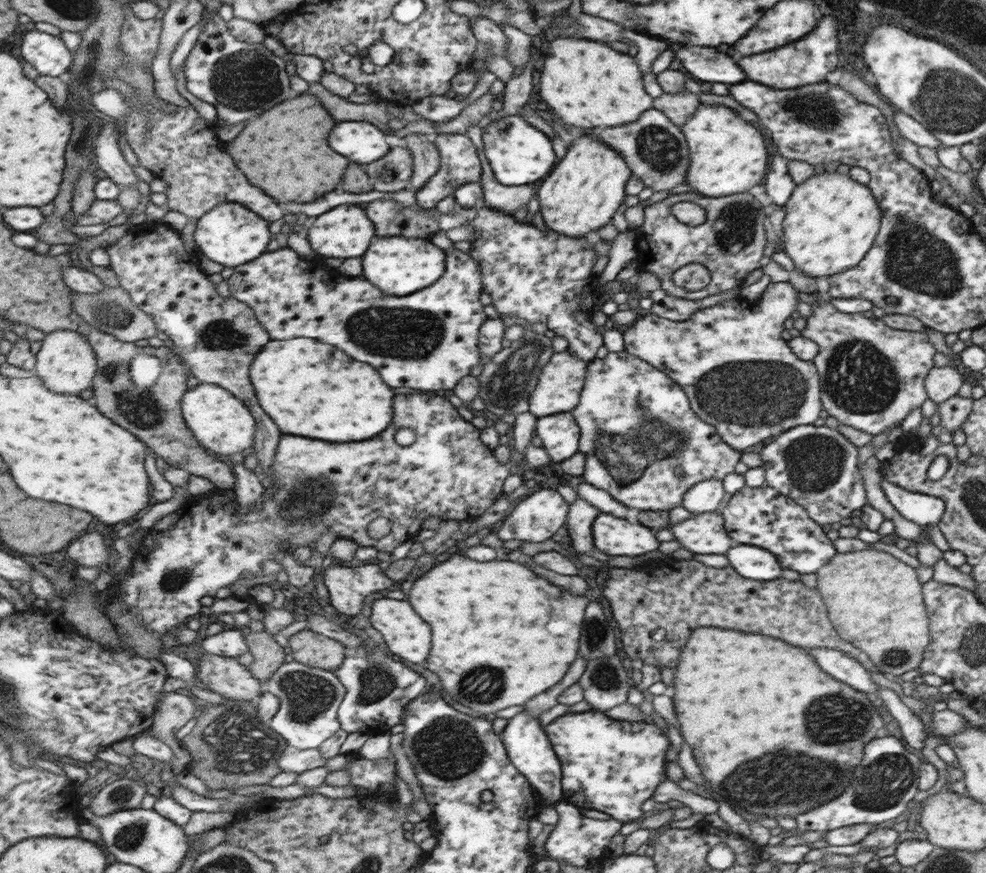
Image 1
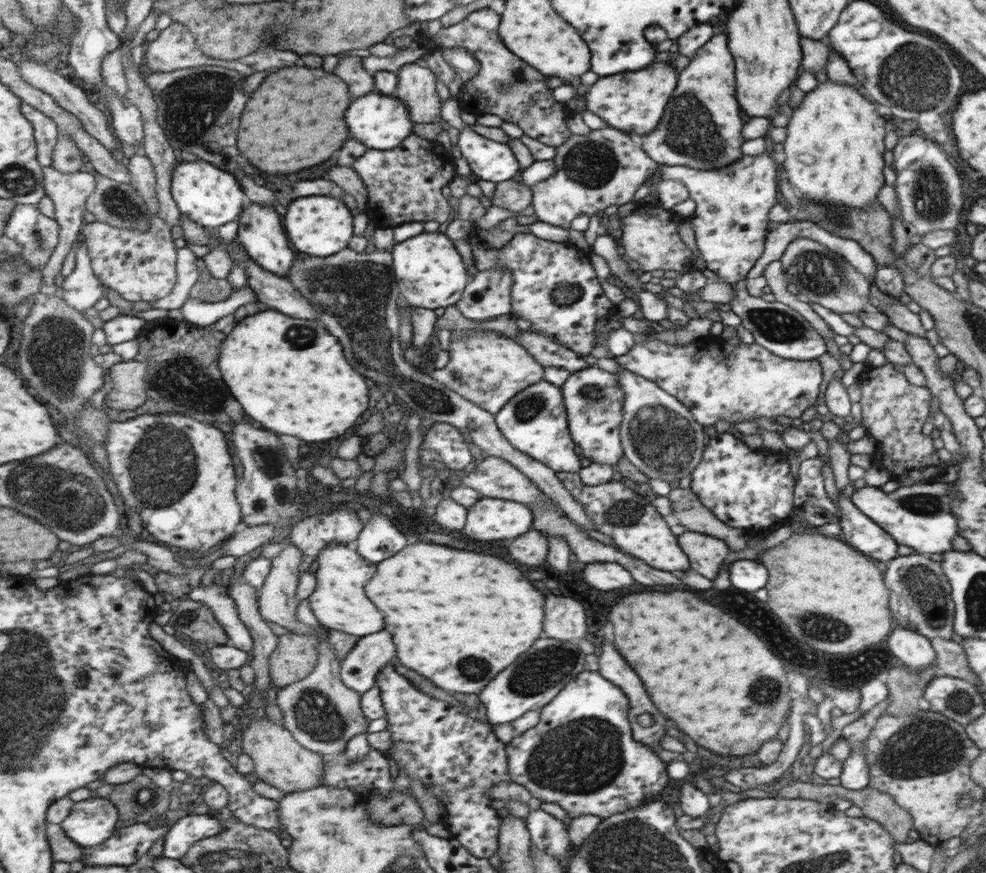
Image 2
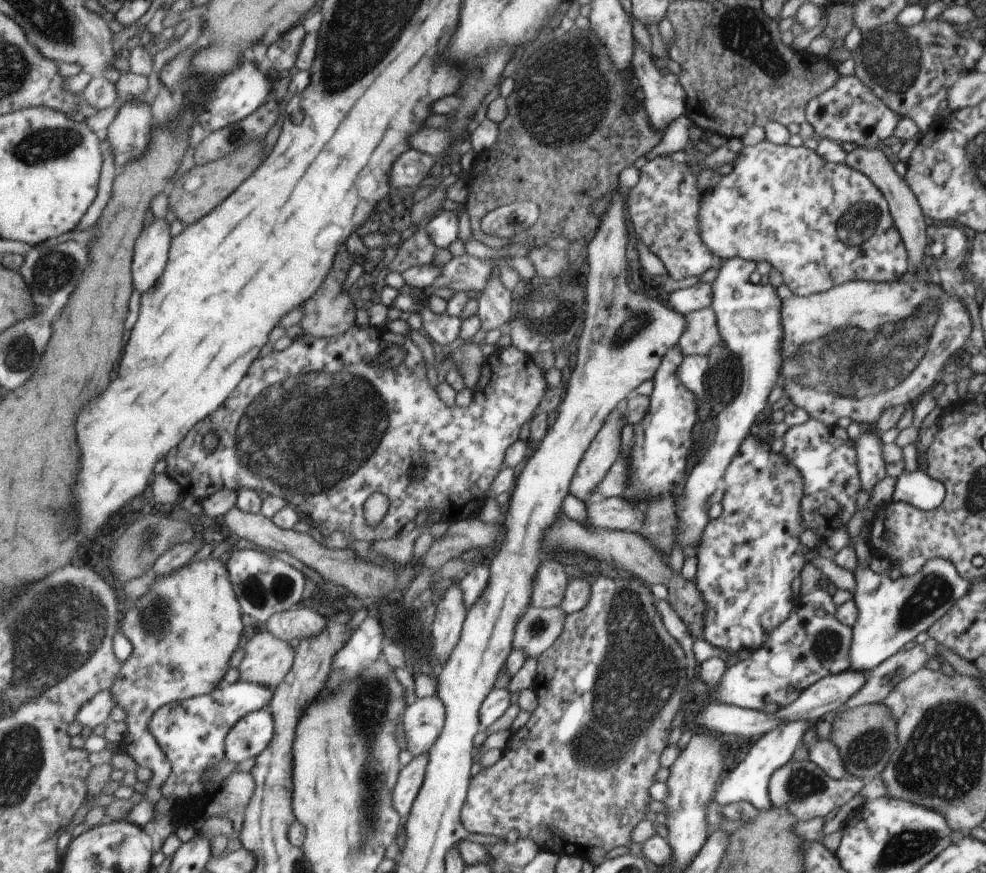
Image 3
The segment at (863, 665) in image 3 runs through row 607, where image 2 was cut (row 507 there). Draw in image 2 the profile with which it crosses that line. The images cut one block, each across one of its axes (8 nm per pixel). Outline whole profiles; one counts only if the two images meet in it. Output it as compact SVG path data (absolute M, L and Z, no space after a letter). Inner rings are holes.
M951 483L913 484L889 493L883 492L880 487L865 485L854 490L850 500L861 514L879 526L897 545L906 546L925 556L953 551L952 541L958 536L958 522L951 508Z

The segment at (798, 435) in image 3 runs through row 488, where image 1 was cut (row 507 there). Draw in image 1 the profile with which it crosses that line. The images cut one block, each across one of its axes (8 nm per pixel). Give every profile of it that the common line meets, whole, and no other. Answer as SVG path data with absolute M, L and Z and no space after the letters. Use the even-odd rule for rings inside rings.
M823 424L813 426L795 426L774 438L773 442L764 444L758 452L761 459L761 468L764 470L764 479L767 486L773 487L782 495L788 495L796 503L800 503L808 517L819 526L833 524L845 518L857 508L863 508L865 492L864 482L861 482L857 472L857 450L837 429L825 427Z

